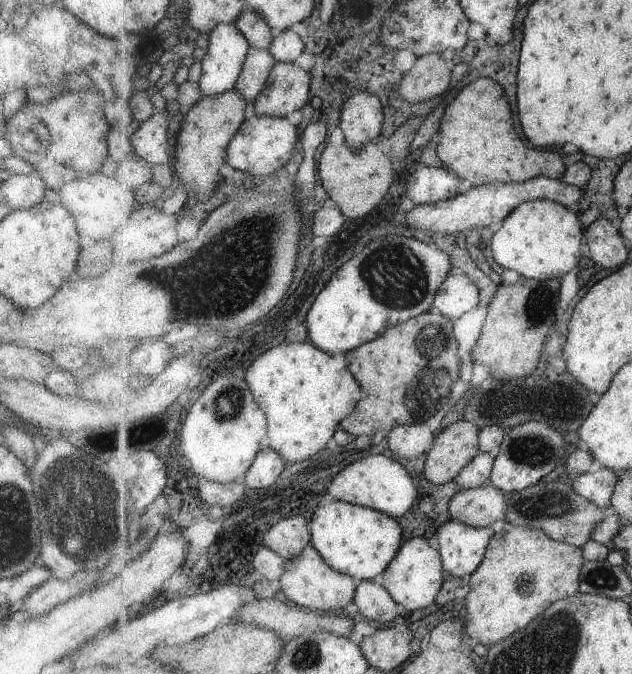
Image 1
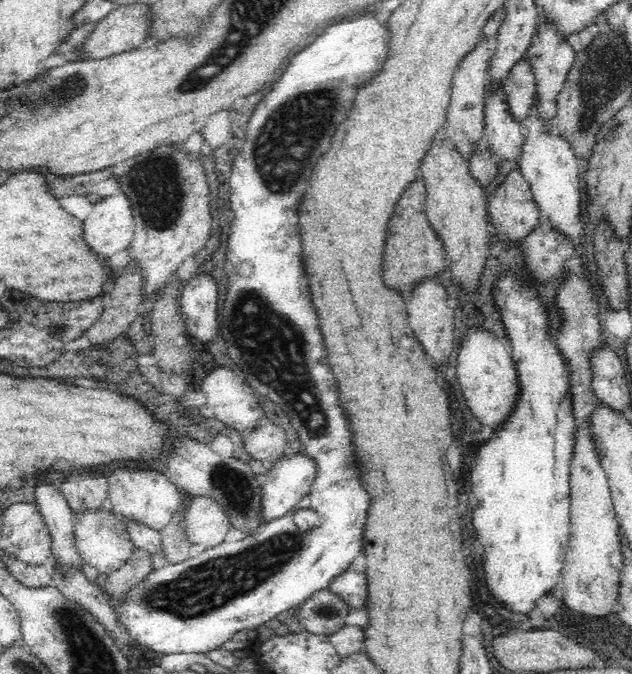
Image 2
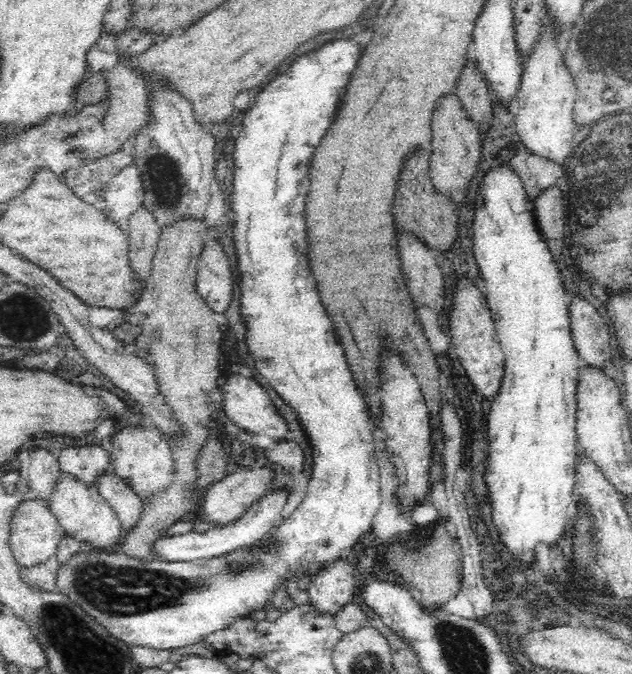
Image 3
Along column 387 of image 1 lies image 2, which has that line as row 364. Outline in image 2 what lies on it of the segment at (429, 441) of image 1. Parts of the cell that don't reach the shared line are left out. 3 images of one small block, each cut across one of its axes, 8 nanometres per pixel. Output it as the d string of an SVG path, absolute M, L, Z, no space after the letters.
M439 276L426 278L405 295L408 323L413 331L416 344L430 355L434 366L445 364L454 350L455 312L446 286L440 283Z

